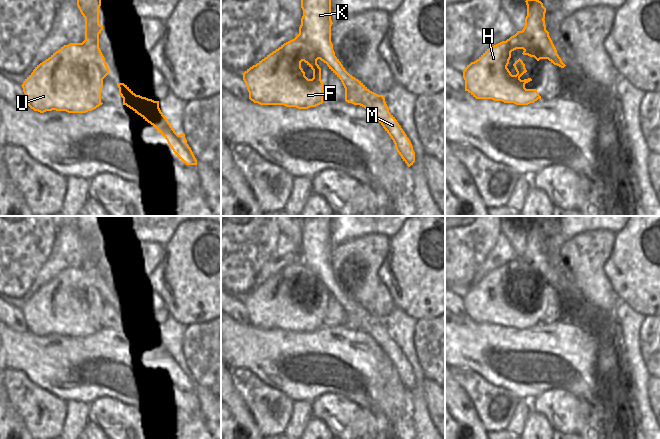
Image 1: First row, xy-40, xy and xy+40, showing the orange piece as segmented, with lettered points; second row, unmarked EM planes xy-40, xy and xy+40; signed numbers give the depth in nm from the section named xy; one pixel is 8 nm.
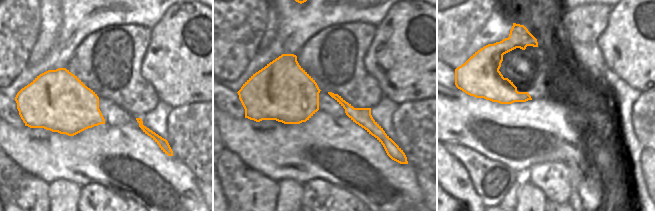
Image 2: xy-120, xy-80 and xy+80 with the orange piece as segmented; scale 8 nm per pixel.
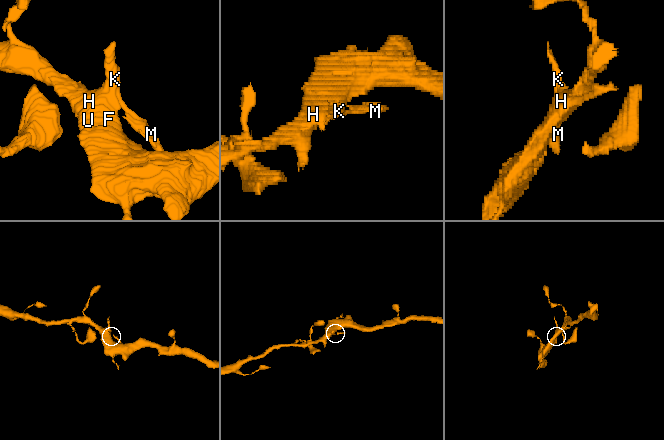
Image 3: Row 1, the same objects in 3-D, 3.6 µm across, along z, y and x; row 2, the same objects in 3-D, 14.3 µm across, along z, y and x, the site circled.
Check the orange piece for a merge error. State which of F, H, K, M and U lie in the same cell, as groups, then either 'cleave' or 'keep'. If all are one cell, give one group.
F H K M U | keep

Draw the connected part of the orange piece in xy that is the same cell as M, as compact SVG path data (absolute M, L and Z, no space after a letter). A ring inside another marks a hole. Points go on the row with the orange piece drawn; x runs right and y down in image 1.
M301 0L301 8L303 16L299 34L243 73L249 99L260 105L284 105L298 109L308 109L322 104L323 82L321 68L317 64L317 60L320 59L341 80L345 88L345 101L360 105L370 111L393 140L403 161L408 167L413 165L415 162L413 146L395 117L389 112L384 96L370 91L361 81L350 75L335 56L331 42L331 26L333 24L331 0ZM302 61L313 70L312 79L305 76L305 72L301 68Z

